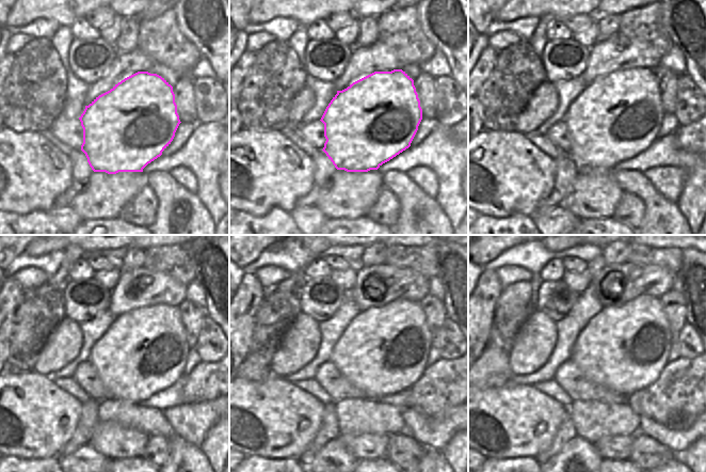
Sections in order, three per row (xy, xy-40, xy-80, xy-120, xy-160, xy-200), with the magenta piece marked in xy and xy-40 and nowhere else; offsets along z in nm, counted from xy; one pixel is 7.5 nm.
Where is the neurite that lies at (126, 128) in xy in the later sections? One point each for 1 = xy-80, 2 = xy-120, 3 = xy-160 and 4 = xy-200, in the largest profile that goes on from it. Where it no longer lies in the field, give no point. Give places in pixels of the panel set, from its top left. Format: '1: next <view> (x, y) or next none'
1: next xy-80 (616, 116)
2: next xy-120 (143, 351)
3: next xy-160 (383, 350)
4: next xy-200 (624, 348)

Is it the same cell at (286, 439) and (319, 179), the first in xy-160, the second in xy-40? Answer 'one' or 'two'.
two

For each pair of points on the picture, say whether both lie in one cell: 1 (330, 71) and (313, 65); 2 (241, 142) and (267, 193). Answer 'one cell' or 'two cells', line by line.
1: one cell
2: one cell

